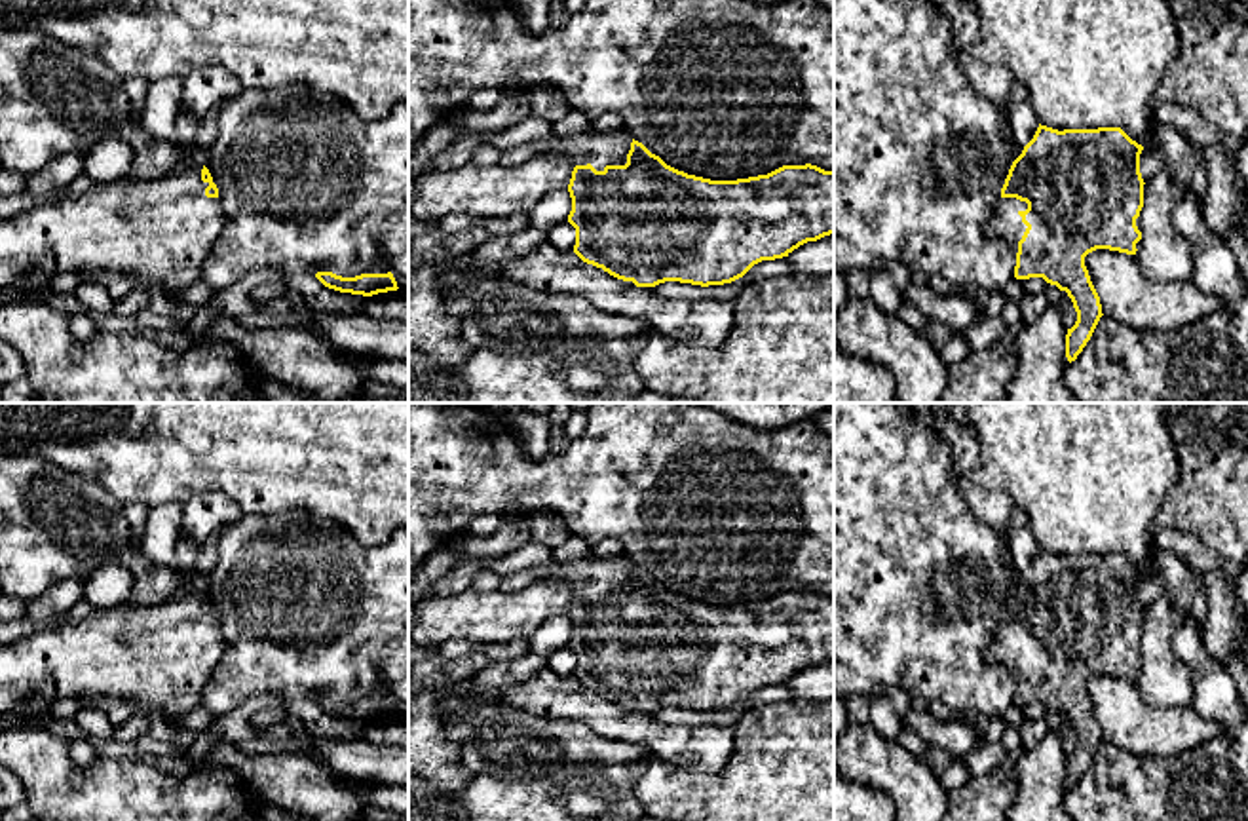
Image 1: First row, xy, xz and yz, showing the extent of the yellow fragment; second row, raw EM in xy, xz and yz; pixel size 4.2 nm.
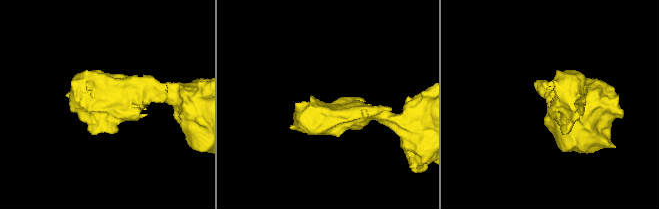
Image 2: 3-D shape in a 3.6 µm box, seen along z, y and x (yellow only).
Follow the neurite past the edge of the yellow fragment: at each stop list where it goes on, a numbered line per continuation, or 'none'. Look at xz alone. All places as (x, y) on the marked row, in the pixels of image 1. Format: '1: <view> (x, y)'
1: xz (601, 149)

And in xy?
1: xy (166, 229)

